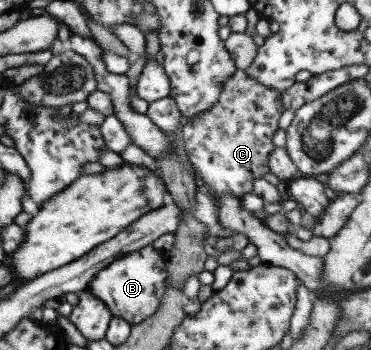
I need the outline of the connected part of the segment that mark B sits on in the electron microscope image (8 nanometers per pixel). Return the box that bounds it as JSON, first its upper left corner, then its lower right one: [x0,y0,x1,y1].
[86,244,166,327]

